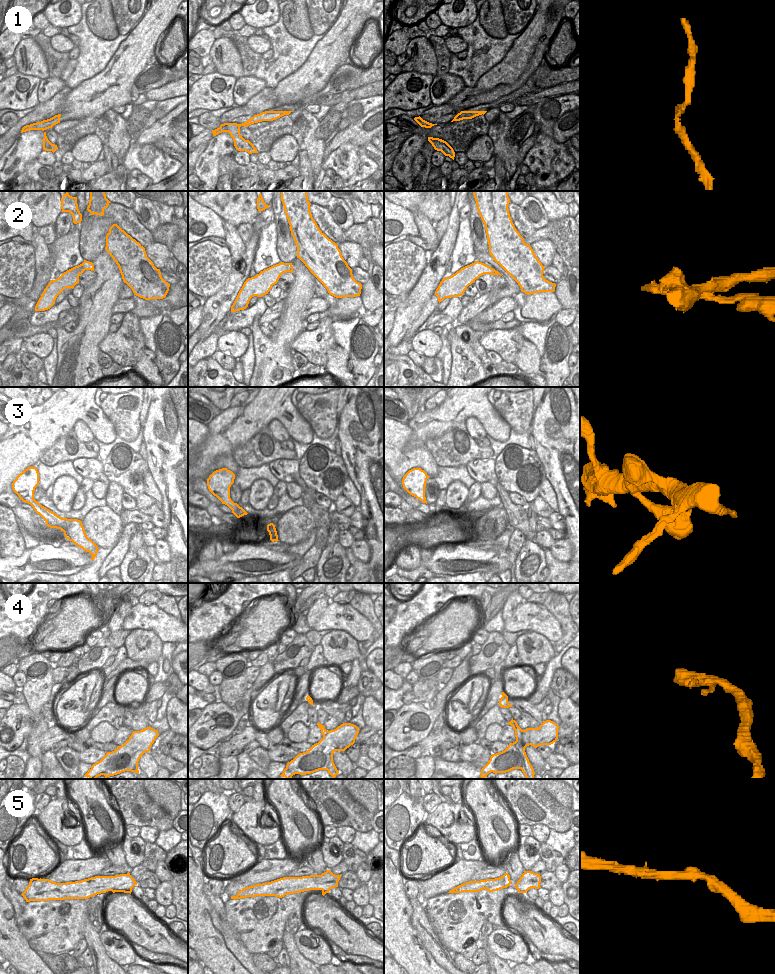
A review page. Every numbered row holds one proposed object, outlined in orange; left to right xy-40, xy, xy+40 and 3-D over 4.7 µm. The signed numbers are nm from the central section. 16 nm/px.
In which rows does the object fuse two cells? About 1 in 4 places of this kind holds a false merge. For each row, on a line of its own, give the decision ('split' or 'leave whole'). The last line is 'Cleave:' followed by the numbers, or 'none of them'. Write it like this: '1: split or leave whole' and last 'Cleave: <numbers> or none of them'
1: leave whole
2: split
3: leave whole
4: leave whole
5: leave whole
Cleave: 2

